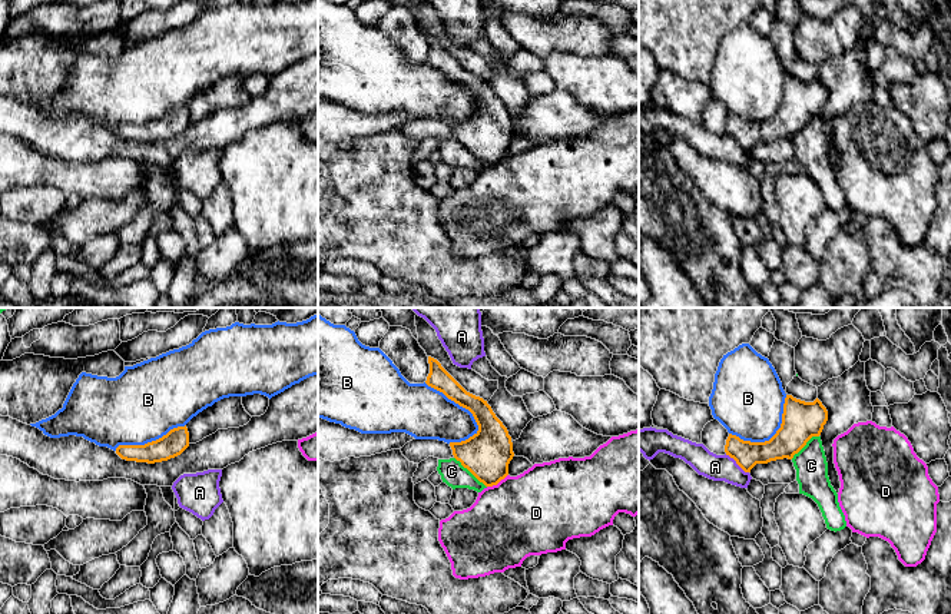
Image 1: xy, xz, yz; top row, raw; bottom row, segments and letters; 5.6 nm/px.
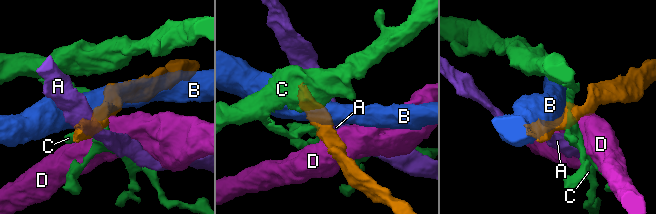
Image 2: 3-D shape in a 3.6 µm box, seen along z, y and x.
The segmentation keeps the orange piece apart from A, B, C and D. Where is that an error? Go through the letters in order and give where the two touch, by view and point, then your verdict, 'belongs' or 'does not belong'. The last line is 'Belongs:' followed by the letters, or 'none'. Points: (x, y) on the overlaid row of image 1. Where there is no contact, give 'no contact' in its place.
A: yz (736, 463) | does not belong
B: xz (457, 402) | does not belong
C: xz (470, 471) | does not belong
D: xz (497, 483) | does not belong
Belongs: none

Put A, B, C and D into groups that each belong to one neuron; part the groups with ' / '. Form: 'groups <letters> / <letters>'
groups A / B / C / D

